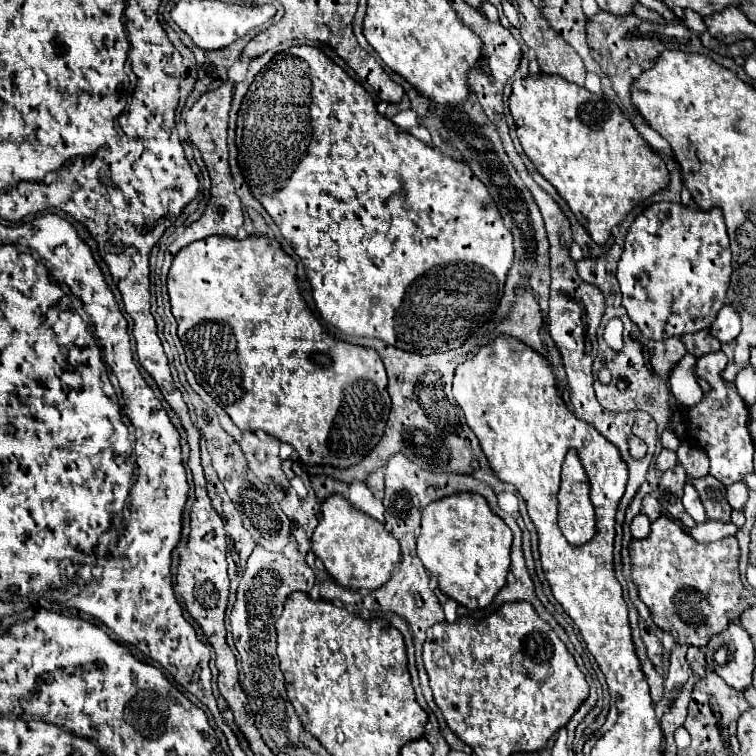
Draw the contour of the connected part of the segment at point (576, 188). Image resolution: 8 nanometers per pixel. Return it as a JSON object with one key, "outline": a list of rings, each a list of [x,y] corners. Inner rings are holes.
{"outline":[[[557,75],[525,77],[513,83],[509,109],[515,119],[517,135],[525,155],[567,201],[577,221],[589,231],[591,239],[597,245],[605,245],[611,229],[619,225],[637,203],[665,189],[669,183],[669,171],[663,159],[641,139],[641,135],[621,113],[621,109],[603,95],[589,93],[587,89],[577,87],[575,83],[569,83]]]}

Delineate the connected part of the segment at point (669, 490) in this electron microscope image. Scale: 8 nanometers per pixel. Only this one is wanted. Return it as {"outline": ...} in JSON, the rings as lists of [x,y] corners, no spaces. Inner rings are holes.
{"outline":[[[677,463],[673,469],[663,473],[659,479],[659,503],[673,519],[677,519],[687,529],[691,529],[695,525],[695,521],[691,521],[691,517],[687,517],[687,511],[683,509],[683,503],[681,503],[685,483],[687,483],[687,473]]]}

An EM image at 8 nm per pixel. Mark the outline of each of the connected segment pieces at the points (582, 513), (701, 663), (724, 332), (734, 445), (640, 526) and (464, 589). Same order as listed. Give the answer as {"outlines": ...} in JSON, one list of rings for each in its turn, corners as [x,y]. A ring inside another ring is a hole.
{"outlines":[[[[569,453],[562,465],[559,490],[559,527],[571,545],[583,545],[595,535],[595,511],[589,501],[585,469],[577,453]]],[[[687,649],[687,661],[689,661],[693,673],[697,673],[697,675],[705,673],[705,657],[703,657],[701,649]]],[[[725,305],[711,325],[711,335],[721,343],[729,343],[741,333],[741,319],[731,305]]],[[[721,351],[703,355],[697,359],[693,371],[699,379],[705,379],[711,385],[711,391],[703,395],[703,399],[697,405],[685,409],[685,421],[687,421],[687,439],[699,445],[711,461],[709,475],[719,479],[723,485],[733,485],[735,481],[741,481],[747,473],[753,471],[755,447],[747,427],[749,409],[745,401],[739,397],[735,383],[723,381],[721,377],[721,371],[725,369],[725,365],[727,365],[727,357]]],[[[639,513],[631,521],[631,535],[633,535],[633,539],[645,539],[649,535],[649,529],[651,529],[651,521],[647,517],[643,517],[643,513]]],[[[455,493],[439,501],[429,503],[421,513],[421,539],[417,539],[417,555],[425,569],[439,581],[439,589],[469,609],[487,607],[499,589],[505,585],[505,577],[511,565],[511,529],[491,513],[487,501],[475,493]]]]}

